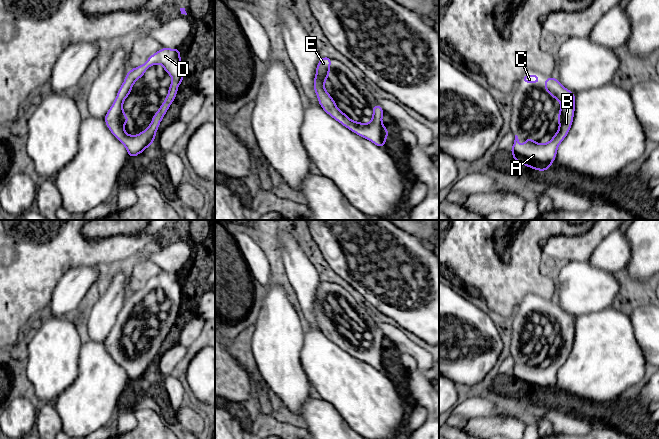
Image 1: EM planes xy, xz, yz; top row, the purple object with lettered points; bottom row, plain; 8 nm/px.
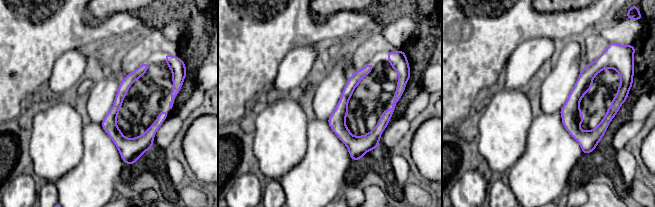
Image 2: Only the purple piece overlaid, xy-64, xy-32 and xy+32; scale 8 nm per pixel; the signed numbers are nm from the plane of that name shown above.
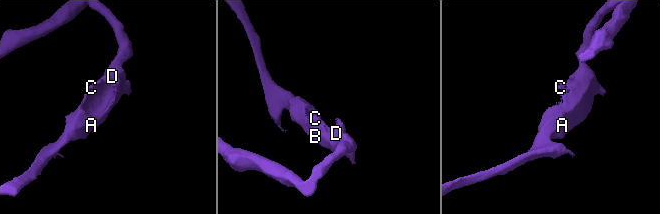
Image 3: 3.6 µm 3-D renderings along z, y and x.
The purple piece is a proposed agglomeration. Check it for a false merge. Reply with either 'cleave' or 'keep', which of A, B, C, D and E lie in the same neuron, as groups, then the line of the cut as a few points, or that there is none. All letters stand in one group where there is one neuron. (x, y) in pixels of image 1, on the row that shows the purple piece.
keep; A B C D E; no cut

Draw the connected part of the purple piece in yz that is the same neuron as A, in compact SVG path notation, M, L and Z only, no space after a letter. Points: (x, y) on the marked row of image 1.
M551 76L546 78L543 91L548 91L553 99L560 102L560 111L557 117L559 129L553 138L545 144L539 144L533 139L526 138L524 144L520 146L518 136L515 135L514 144L510 150L514 161L537 171L548 170L554 162L558 146L572 126L575 111L576 95L566 89L557 78Z

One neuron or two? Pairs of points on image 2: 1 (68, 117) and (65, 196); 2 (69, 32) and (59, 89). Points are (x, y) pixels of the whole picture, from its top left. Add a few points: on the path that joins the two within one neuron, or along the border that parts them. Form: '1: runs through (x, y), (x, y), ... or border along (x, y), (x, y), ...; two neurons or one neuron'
1: border along (82, 156), (74, 167), (54, 183); two neurons
2: border along (83, 47), (67, 50), (55, 62), (52, 72); two neurons

